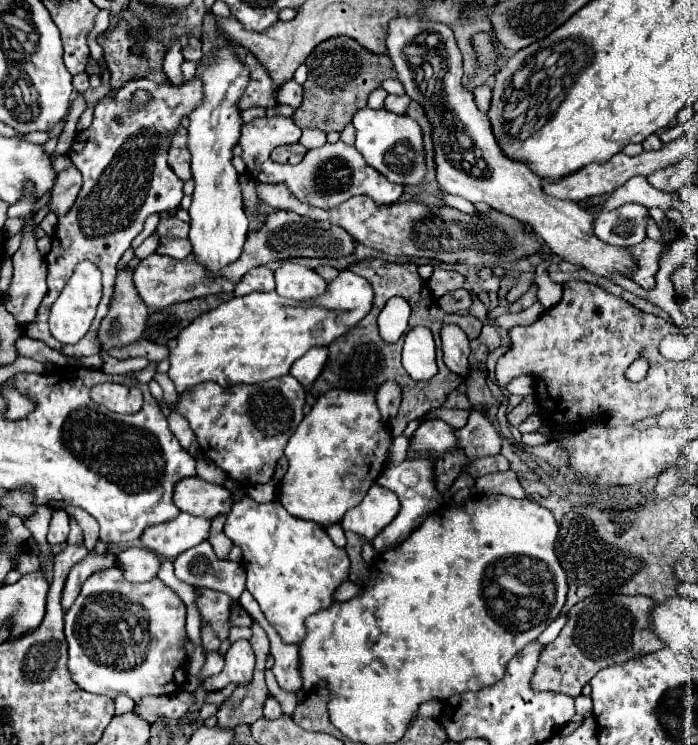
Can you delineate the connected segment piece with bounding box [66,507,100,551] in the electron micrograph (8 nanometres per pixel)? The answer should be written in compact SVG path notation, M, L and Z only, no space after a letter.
M72 507L72 509L66 509L66 513L78 521L78 525L84 531L84 545L86 545L88 551L92 551L94 545L96 545L96 541L98 541L98 531L100 531L98 523L88 513L84 513L84 509Z

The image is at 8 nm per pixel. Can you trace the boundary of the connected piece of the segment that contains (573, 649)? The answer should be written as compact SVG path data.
M592 595L580 601L570 609L560 635L542 649L530 687L534 691L558 691L578 697L600 669L662 649L664 641L650 633L650 613L654 607L656 601L642 595Z

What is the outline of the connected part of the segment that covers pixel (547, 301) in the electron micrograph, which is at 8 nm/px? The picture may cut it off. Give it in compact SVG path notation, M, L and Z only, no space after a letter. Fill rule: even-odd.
M545 260L545 262L541 262L535 271L535 285L538 287L538 301L542 303L542 307L544 309L550 309L550 307L554 307L558 301L560 301L560 297L562 297L562 285L560 283L556 283L556 281L552 281L550 277L548 277L548 271L546 267L548 267L550 262Z

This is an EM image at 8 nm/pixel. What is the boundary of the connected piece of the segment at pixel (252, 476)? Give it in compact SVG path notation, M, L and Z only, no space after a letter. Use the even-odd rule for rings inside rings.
M292 375L236 387L220 387L208 381L180 395L176 411L188 419L204 455L214 465L238 483L258 485L274 477L276 463L304 417L304 395L304 387Z

